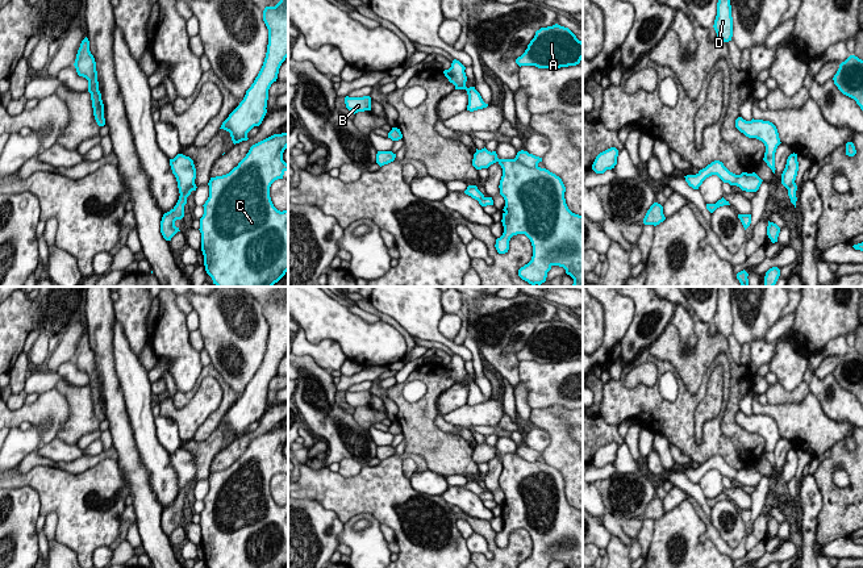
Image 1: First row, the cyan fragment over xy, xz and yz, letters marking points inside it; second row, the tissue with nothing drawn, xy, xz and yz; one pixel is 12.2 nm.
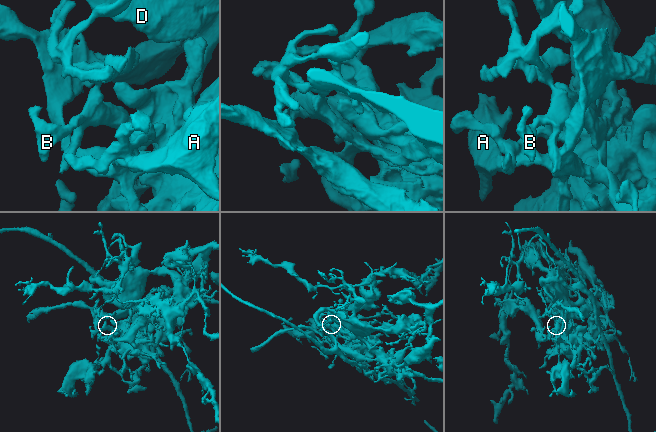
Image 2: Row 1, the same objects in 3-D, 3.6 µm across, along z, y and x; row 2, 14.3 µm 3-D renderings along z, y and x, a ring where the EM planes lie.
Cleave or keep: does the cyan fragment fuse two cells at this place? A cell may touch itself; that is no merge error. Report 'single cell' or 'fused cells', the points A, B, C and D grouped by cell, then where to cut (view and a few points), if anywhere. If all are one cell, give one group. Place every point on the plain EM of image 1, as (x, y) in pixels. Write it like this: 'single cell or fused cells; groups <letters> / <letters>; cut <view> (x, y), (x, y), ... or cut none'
fused cells; groups A / B C D; cut xz (515, 452), (526, 460), (537, 462)

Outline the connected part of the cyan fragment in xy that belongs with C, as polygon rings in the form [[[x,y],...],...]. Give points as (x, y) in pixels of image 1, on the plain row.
[[[288,426],[253,439],[229,468],[210,472],[209,492],[200,513],[201,546],[207,568],[285,568],[288,565],[288,504],[278,505],[270,481],[283,473]]]

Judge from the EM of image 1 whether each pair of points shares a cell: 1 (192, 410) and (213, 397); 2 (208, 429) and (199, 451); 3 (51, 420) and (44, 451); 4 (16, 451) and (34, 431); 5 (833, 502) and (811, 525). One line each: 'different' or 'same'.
1: same
2: different
3: different
4: same
5: different

